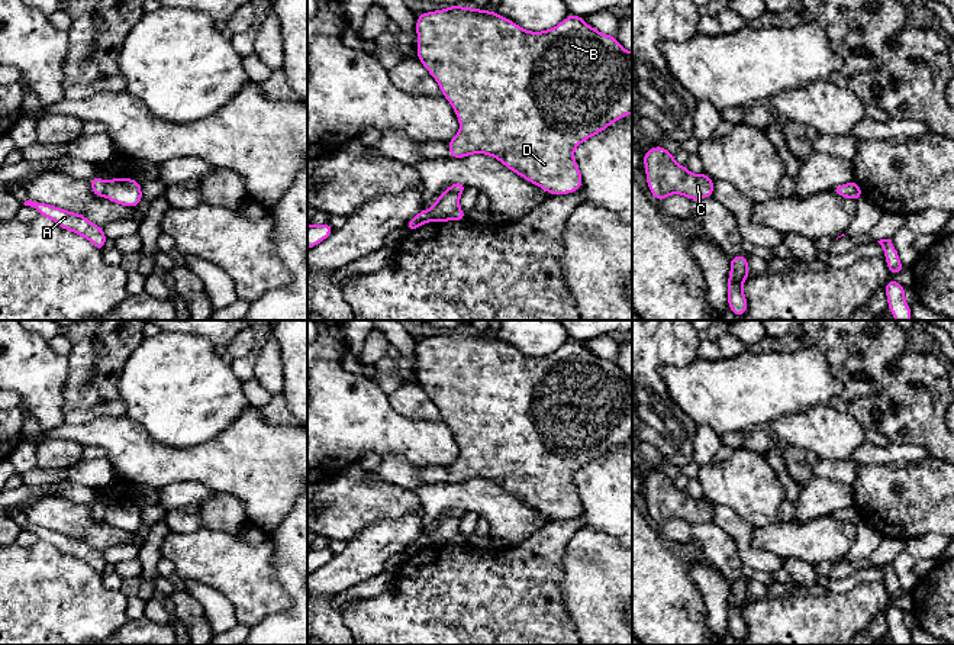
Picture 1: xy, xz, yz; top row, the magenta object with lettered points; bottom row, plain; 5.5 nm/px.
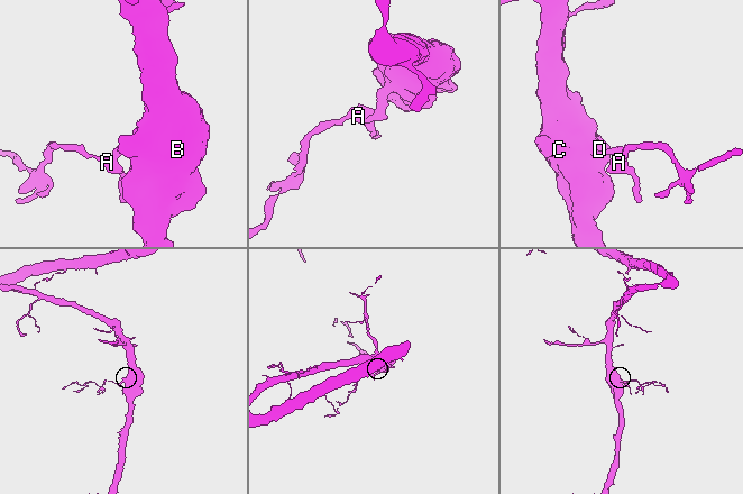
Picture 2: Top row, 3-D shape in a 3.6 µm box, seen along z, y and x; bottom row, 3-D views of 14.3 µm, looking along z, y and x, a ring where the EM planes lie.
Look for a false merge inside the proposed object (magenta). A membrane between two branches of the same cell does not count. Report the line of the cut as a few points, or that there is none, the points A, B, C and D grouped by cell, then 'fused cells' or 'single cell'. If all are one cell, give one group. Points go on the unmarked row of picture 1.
cut xy (108, 506), (103, 519); groups A / B C D; fused cells

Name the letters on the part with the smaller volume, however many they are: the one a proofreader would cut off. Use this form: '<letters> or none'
A

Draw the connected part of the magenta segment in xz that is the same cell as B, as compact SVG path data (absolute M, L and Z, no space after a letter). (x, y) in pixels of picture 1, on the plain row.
M448 330L420 338L416 359L418 384L435 403L460 446L458 458L448 467L449 483L490 480L548 519L577 516L583 503L574 474L632 438L632 377L615 361L589 351L580 341L570 339L555 352L532 357L497 336Z

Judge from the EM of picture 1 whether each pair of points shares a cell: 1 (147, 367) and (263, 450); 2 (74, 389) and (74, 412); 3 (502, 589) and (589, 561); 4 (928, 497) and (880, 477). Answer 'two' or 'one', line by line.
1: two
2: one
3: two
4: one

